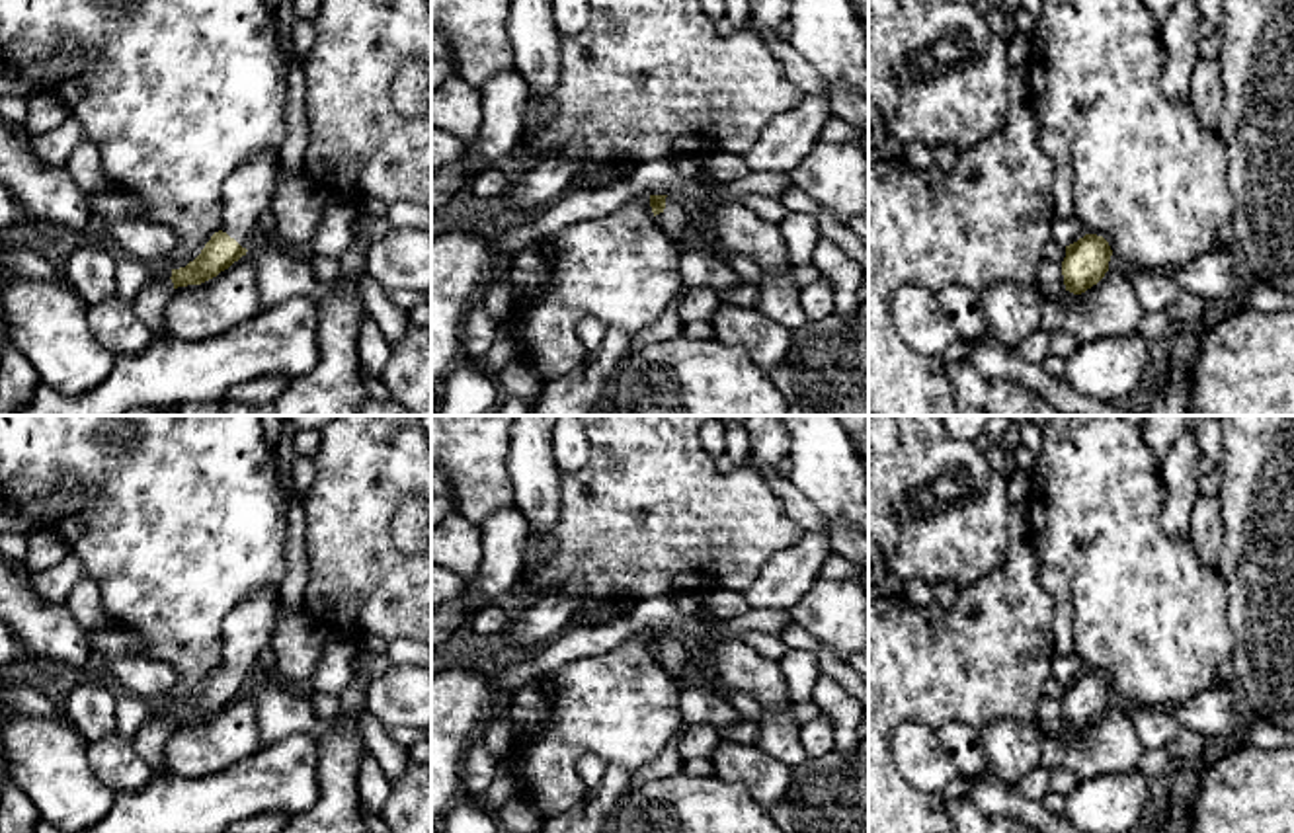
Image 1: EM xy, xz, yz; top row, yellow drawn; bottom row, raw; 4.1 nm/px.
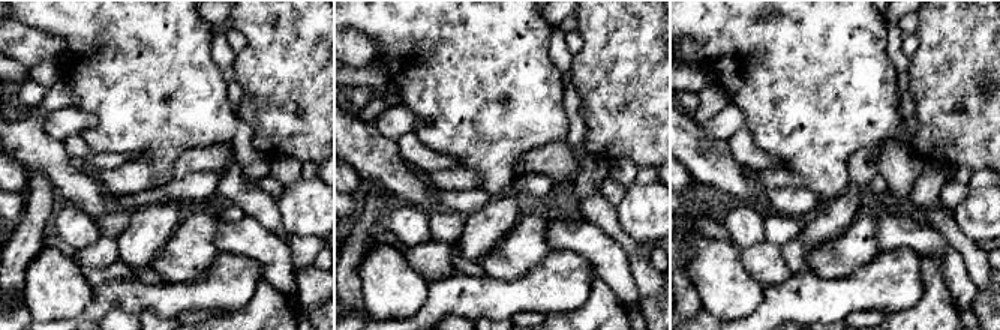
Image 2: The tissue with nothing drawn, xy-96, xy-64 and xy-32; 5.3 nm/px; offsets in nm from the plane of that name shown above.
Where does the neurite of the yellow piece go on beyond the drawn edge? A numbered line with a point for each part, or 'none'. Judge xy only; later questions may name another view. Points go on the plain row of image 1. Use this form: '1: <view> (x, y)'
1: xy (246, 631)

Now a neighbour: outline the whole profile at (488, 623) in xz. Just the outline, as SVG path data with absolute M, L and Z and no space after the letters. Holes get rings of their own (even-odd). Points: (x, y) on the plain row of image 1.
M484 605L466 618L465 636L470 642L498 642L505 634L509 620L498 605Z

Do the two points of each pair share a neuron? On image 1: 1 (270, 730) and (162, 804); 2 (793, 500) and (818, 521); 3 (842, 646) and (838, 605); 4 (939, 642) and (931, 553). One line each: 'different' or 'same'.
1: different
2: same
3: same
4: different

